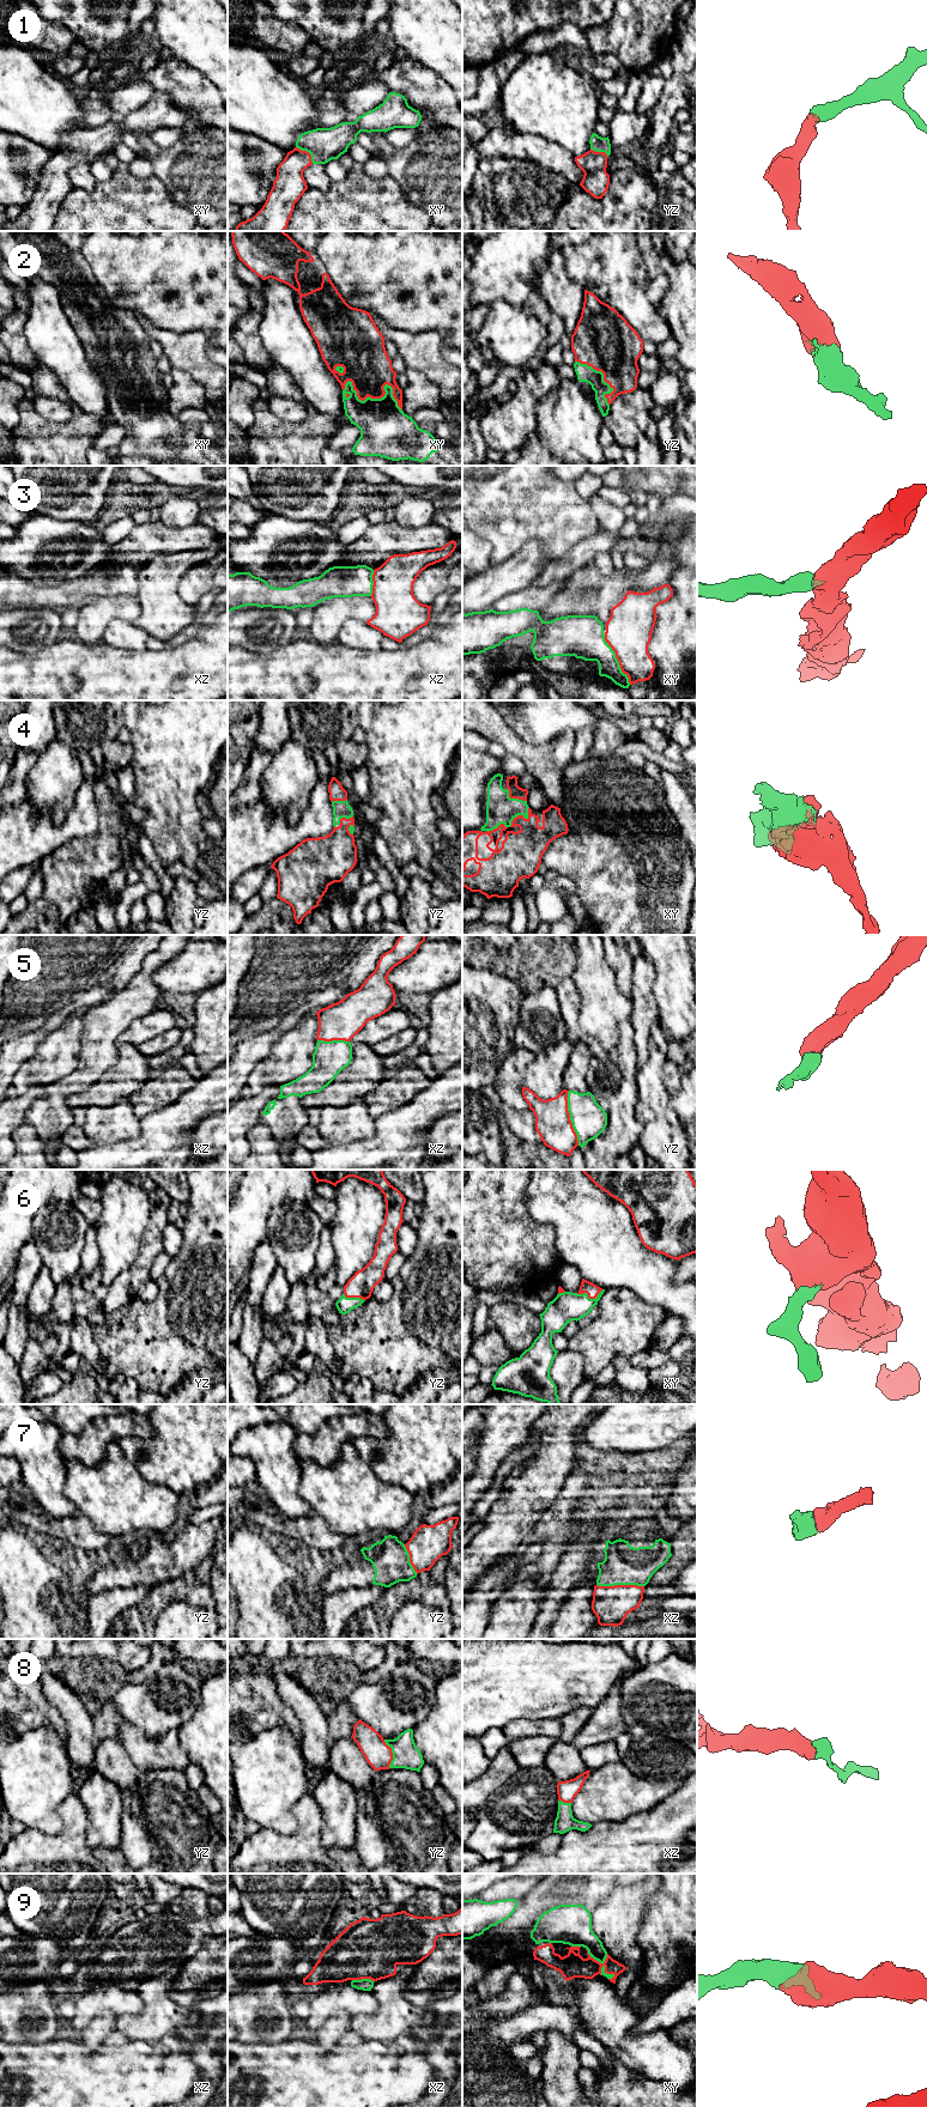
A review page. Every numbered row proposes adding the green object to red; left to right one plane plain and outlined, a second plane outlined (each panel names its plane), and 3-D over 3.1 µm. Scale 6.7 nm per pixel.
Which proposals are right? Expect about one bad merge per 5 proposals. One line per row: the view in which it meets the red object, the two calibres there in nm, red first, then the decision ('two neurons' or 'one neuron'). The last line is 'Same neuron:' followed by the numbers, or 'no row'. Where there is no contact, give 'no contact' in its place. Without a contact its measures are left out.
1: meets red in xy; 200 nm thick on the red side, 220 nm on the other; one neuron
2: meets red in xy; 300 nm thick on the red side, 340 nm on the other; one neuron
3: meets red in xy; 300 nm thick on the red side, 260 nm on the other; two neurons
4: meets red in xy; 280 nm thick on the red side, 190 nm on the other; one neuron
5: meets red in yz; 240 nm thick on the red side, 240 nm on the other; one neuron
6: meets red in xy; 90 nm thick on the red side, 200 nm on the other; one neuron
7: meets red in xz; 260 nm thick on the red side, 280 nm on the other; one neuron
8: meets red in yz; 180 nm thick on the red side, 180 nm on the other; one neuron
9: meets red in xz; 400 nm thick on the red side, 80 nm on the other; one neuron
Same neuron: 1, 2, 4, 5, 6, 7, 8, 9

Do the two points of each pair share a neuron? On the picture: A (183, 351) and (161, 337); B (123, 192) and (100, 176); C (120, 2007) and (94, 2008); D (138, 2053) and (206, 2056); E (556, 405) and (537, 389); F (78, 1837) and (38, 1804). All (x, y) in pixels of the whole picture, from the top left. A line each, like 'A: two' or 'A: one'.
A: one
B: two
C: one
D: two
E: two
F: two

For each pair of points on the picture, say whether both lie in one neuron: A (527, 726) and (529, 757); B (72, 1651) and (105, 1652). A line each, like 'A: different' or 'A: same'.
A: different
B: same

